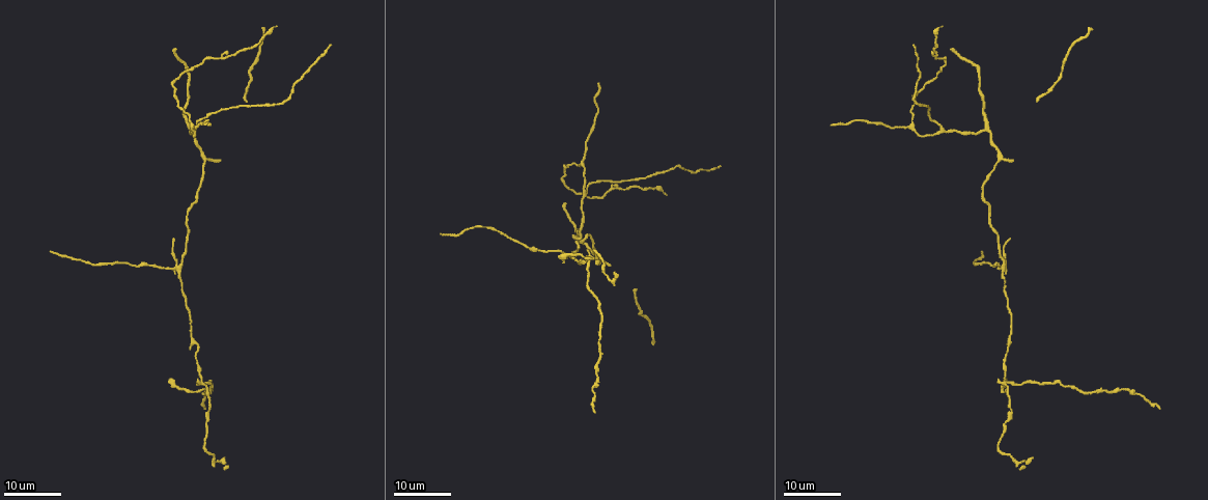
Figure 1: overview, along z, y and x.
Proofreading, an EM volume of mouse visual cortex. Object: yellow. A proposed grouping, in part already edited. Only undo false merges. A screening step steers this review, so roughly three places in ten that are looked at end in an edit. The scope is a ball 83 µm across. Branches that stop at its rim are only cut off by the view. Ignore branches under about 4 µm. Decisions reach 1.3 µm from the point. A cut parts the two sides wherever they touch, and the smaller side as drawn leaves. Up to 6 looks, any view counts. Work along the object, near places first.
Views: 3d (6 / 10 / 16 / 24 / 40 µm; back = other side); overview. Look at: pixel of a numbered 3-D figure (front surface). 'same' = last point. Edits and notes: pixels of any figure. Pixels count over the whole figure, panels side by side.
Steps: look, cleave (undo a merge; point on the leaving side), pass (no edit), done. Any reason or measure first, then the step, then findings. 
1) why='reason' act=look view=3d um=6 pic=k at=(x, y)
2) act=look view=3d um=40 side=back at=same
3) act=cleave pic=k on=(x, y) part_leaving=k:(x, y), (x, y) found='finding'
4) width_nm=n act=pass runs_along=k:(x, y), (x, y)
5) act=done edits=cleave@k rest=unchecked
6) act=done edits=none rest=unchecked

why='arms part here' act=look view=3d um=24 pic=1 at=(191, 125)

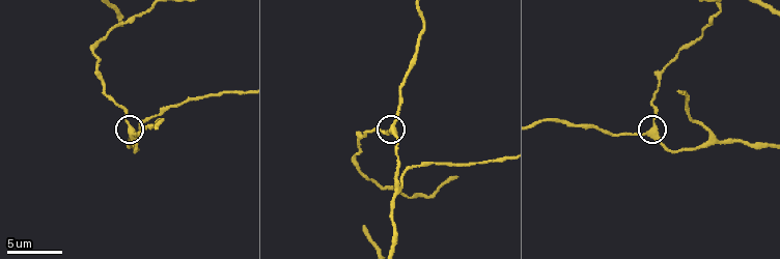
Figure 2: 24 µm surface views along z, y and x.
act=look view=3d um=6 pic=2 at=(130, 129)

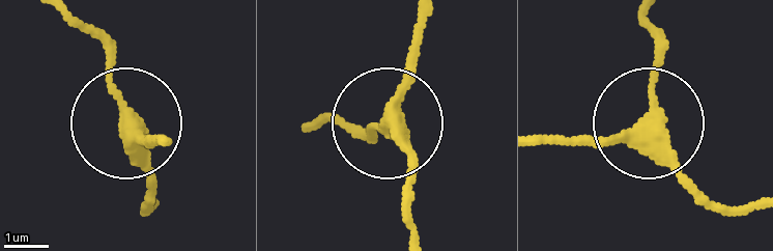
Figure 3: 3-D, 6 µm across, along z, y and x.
arms=3 act=pass runs_along=3:(411, 234), (411, 152), (390, 112), (411, 26) found='one neuron here'

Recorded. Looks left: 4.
act=look view=3d um=24 pic=1 at=(192, 204)

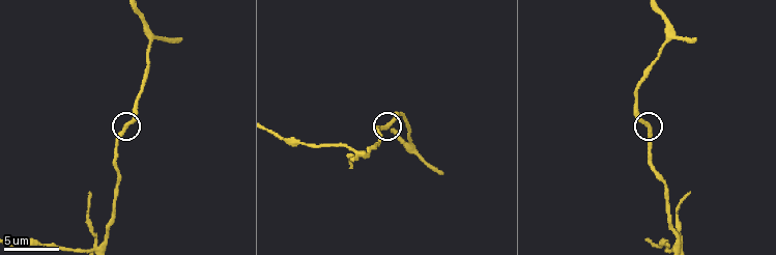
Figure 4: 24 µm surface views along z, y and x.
why='zoom in' act=look view=3d um=10 pic=4 at=(385, 126)

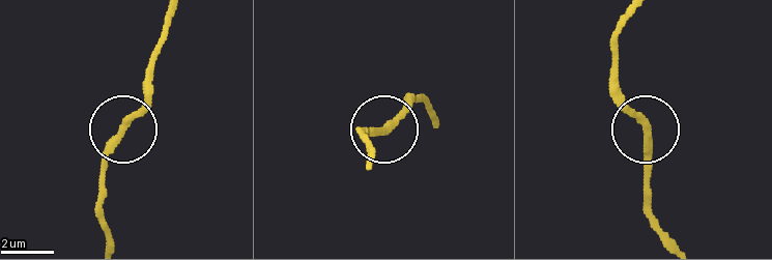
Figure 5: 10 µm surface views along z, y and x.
side_arm_um=69 act=pass found='one neuron here'

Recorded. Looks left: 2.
why='branch point' act=look view=3d um=6 pic=4 at=(672, 35)

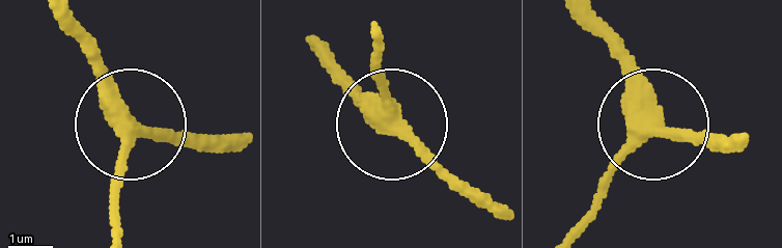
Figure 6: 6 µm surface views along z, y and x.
width_nm=340 act=pass found='one neuron here'

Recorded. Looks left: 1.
act=done edits=none rest=unchecked

